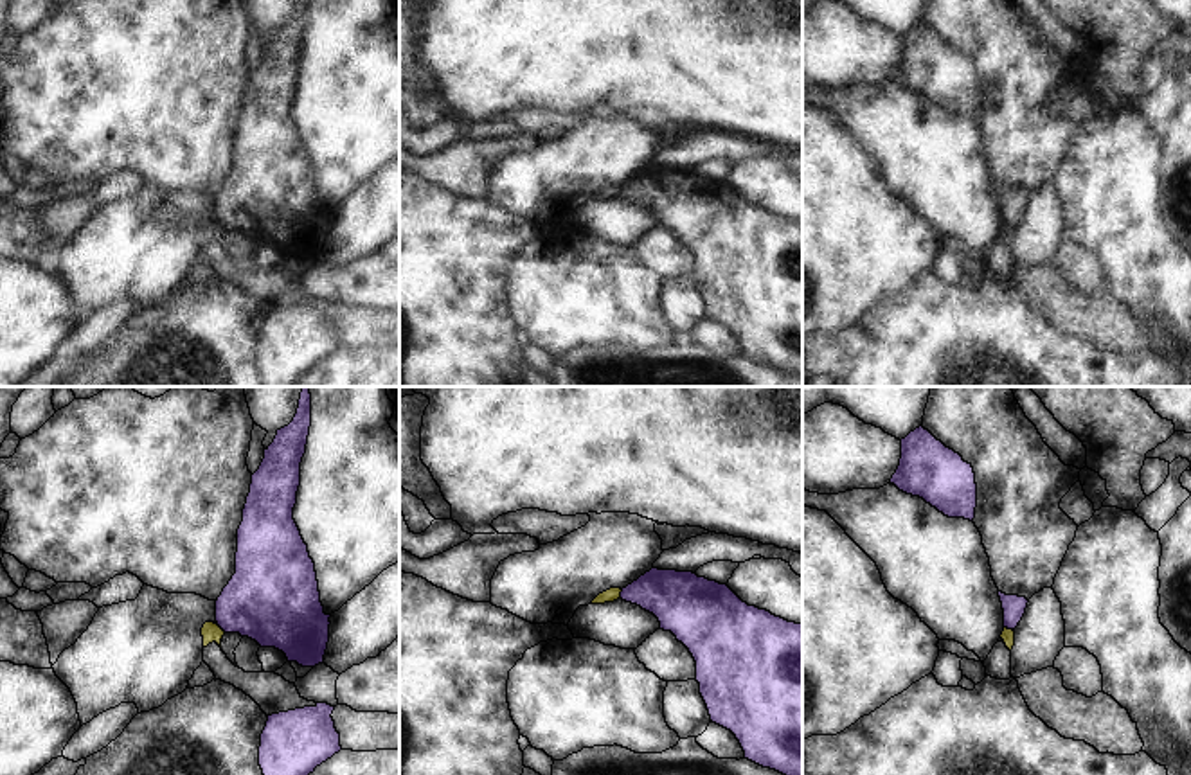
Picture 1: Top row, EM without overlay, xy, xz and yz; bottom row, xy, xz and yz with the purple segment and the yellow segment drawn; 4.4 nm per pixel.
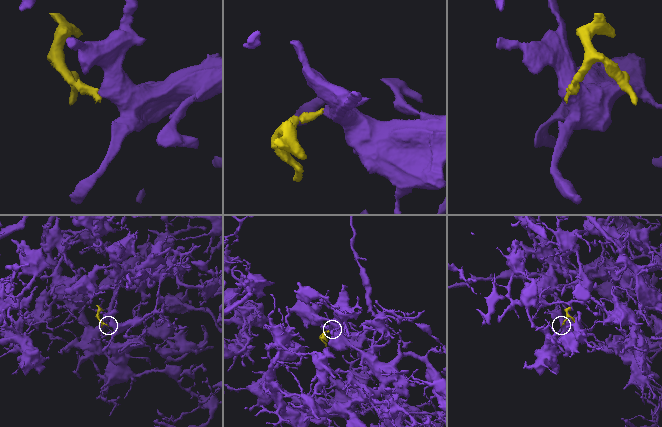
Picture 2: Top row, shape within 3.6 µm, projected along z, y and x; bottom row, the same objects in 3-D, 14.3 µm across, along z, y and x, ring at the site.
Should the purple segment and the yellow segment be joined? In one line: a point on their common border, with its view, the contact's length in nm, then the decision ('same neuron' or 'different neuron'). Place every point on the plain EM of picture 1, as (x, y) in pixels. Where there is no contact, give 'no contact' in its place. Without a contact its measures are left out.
meets purple in yz at (1010, 225); contact 50 nm long; different neuron

